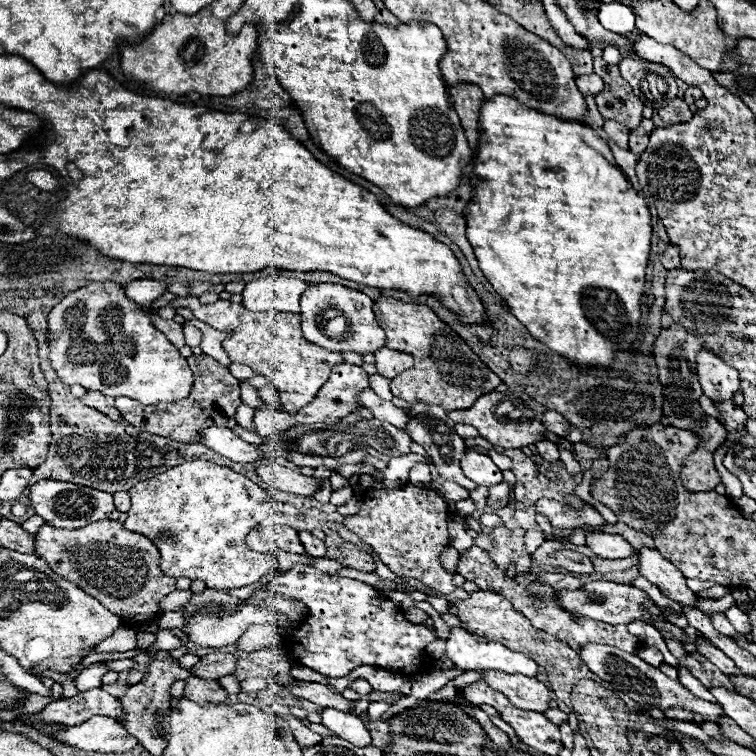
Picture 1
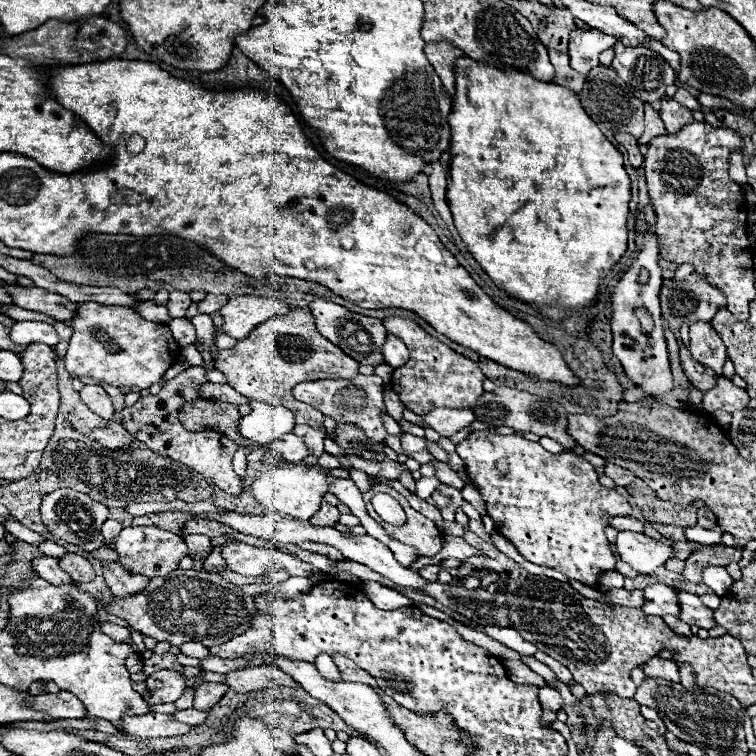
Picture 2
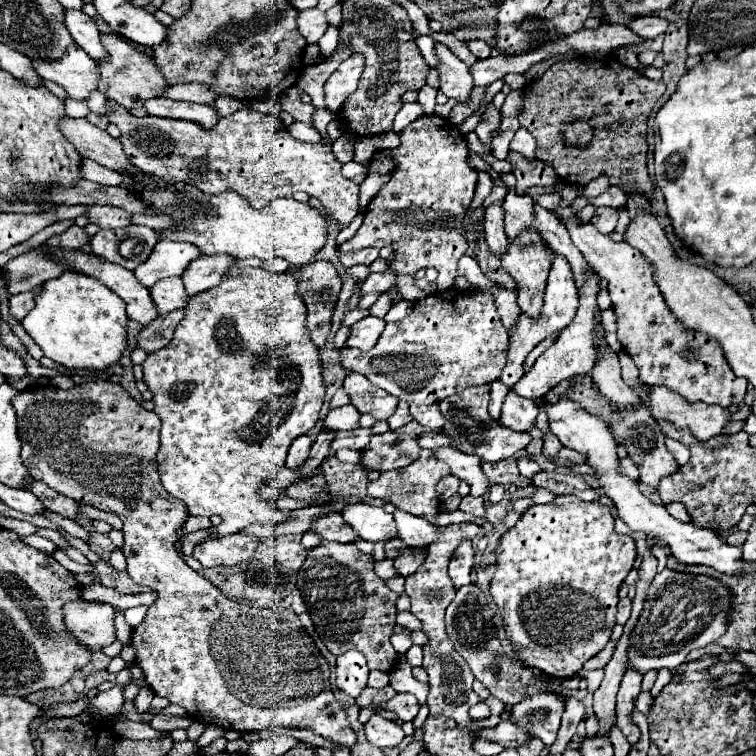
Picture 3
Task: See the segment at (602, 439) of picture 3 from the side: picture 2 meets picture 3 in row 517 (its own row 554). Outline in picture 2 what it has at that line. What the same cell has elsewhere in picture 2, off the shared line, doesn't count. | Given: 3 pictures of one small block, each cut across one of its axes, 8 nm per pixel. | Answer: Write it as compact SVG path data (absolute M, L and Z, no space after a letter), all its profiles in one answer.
M618 530L616 552L626 564L630 564L640 574L652 574L668 558L672 558L670 546L646 538L640 532L628 532L628 530Z

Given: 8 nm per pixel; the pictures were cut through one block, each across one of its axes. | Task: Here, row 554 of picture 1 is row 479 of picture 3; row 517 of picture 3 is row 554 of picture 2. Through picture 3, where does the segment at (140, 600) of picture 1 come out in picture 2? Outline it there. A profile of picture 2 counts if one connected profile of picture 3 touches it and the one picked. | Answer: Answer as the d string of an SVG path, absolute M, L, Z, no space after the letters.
M130 526L122 528L122 532L112 540L110 546L114 552L120 554L118 564L124 566L124 570L136 574L140 572L142 576L154 578L154 576L168 576L168 572L178 568L178 562L188 556L188 546L186 542L168 530L156 528L156 526Z

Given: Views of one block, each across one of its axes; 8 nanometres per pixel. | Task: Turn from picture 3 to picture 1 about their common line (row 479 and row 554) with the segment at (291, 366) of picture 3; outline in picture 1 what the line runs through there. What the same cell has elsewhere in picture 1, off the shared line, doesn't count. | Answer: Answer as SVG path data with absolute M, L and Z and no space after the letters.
M194 460L194 462L184 462L180 466L174 466L164 474L152 476L150 480L132 486L128 494L132 498L132 508L128 510L124 528L130 532L138 532L156 544L156 548L160 550L162 574L174 578L202 580L208 588L230 590L230 588L250 586L260 578L274 574L278 570L276 556L254 552L244 542L246 534L256 524L266 520L270 514L268 494L246 476L240 476L230 468L216 466L206 460Z

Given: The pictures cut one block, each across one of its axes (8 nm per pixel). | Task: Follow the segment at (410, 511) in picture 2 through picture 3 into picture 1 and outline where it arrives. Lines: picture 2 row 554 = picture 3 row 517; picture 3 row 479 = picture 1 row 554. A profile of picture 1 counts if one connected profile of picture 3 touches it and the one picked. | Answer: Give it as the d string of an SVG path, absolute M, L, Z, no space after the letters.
M404 486L400 490L366 490L360 512L344 516L344 526L374 548L380 560L400 578L416 578L432 590L452 594L452 574L442 568L440 554L448 548L448 504L428 488Z

